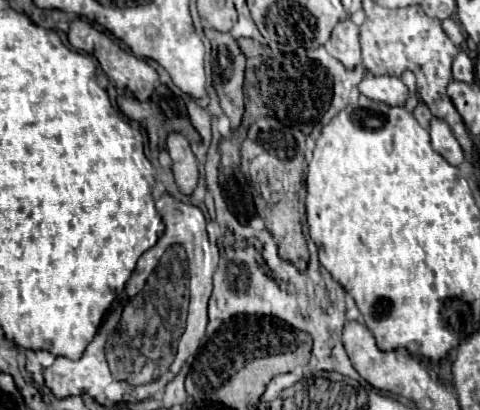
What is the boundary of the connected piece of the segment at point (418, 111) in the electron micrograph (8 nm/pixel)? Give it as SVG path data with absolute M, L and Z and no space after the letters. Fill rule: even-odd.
M419 102L419 104L417 104L417 108L413 110L413 116L417 118L417 122L419 122L423 128L429 128L431 112L429 112L429 108L425 106L425 102Z

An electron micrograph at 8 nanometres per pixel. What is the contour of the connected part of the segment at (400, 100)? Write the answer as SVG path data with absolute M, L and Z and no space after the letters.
M367 76L359 84L359 92L389 106L403 106L409 96L407 86L397 76Z

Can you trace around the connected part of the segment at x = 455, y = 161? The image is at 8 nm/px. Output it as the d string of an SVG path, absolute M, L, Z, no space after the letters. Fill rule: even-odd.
M433 118L431 120L431 128L429 128L429 134L431 134L431 144L433 148L453 166L459 166L463 162L463 150L457 142L457 138L453 136L449 124L441 118Z

